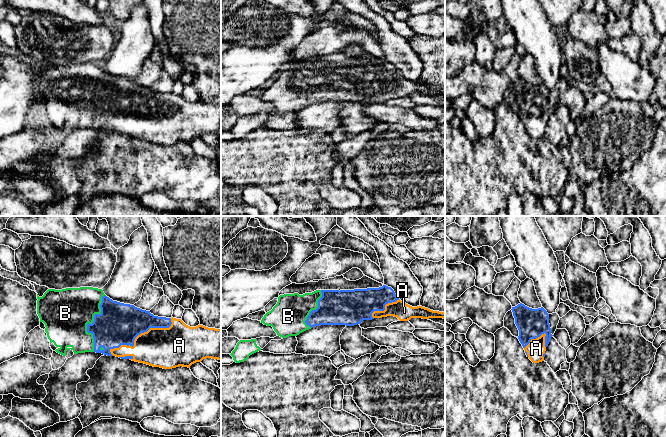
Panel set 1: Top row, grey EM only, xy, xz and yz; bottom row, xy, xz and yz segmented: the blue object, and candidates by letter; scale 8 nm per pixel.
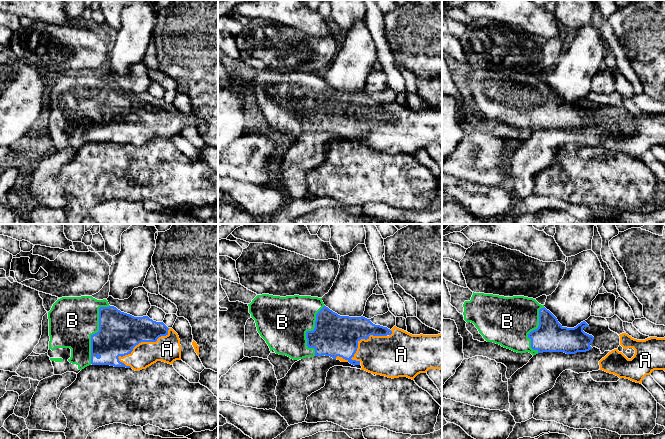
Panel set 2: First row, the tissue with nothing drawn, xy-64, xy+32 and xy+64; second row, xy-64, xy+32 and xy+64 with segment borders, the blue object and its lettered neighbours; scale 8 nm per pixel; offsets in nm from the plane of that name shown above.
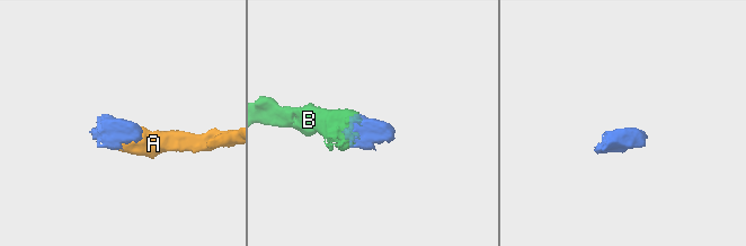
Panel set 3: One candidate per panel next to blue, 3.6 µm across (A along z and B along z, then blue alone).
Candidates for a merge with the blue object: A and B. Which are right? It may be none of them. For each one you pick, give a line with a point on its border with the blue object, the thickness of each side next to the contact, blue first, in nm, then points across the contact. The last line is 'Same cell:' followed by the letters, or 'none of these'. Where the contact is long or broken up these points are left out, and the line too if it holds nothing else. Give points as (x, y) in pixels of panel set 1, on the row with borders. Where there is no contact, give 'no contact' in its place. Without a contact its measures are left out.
A: xy (139, 334) | 340/320 nm
B: xy (90, 324) | 340/380 nm
Same cell: A, B

